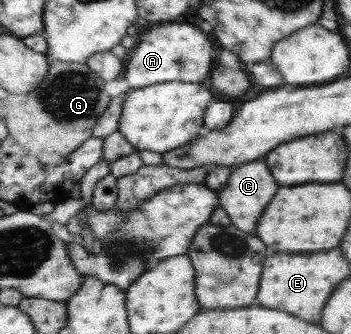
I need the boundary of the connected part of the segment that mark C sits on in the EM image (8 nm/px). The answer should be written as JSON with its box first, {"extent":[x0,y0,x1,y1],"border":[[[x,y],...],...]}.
{"extent":[217,161,276,232],"border":[[[248,161],[239,166],[232,166],[228,182],[217,191],[217,206],[220,207],[230,219],[231,225],[242,232],[254,232],[254,224],[268,204],[270,196],[276,192],[276,182],[272,180],[268,168],[262,162]]]}

